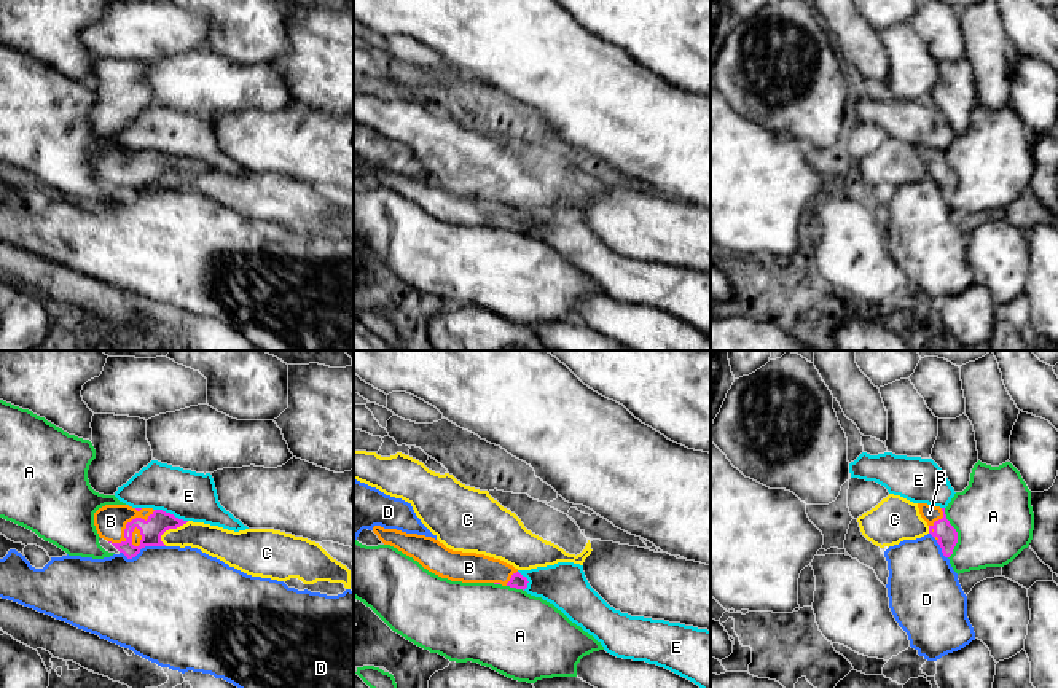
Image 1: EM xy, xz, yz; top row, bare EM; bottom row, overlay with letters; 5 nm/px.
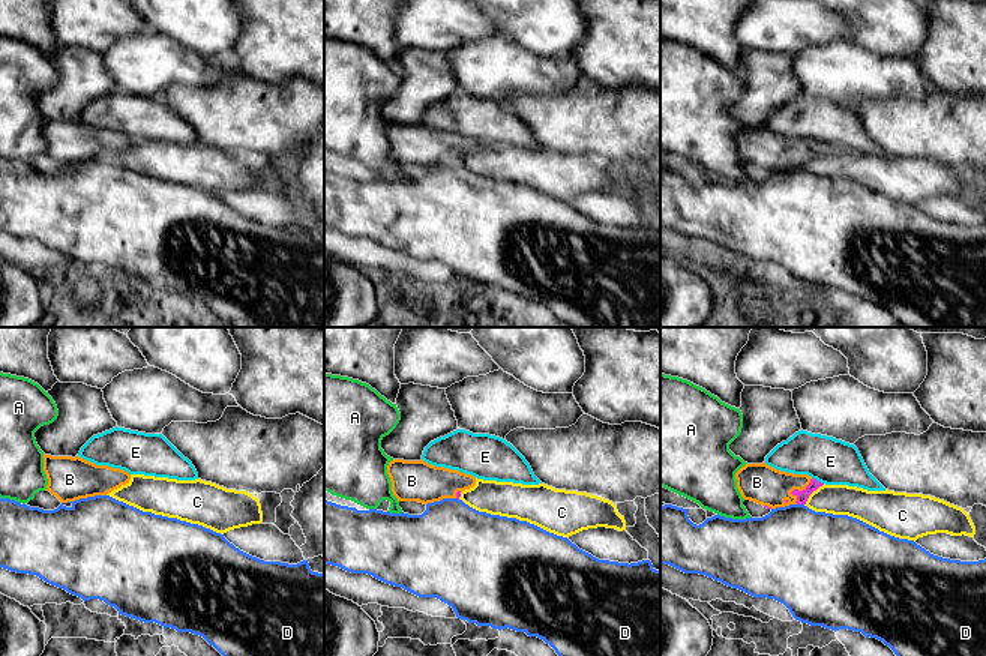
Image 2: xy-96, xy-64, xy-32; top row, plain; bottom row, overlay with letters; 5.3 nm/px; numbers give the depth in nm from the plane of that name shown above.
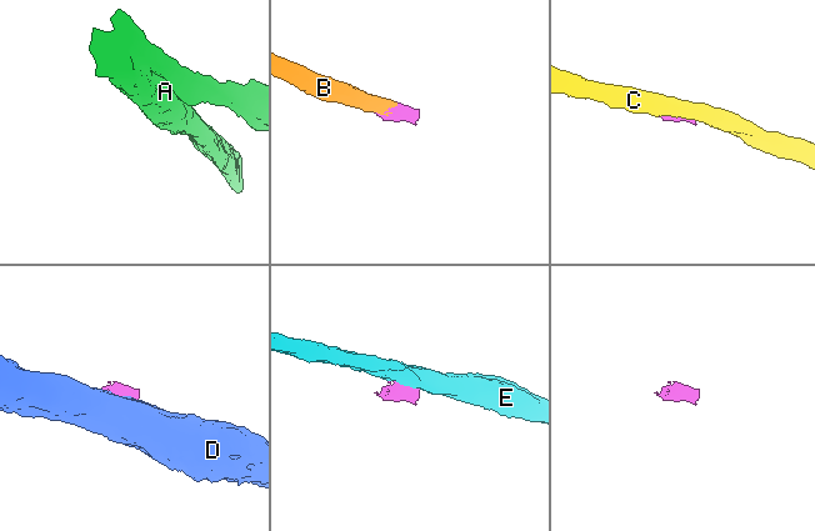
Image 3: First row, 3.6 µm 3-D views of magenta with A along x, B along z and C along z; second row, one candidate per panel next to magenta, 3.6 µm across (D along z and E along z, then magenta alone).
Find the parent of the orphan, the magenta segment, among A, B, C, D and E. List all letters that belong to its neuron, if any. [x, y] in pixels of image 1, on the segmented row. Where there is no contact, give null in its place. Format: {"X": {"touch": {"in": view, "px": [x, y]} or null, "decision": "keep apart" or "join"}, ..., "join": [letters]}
{"A": {"touch": {"in": "yz", "px": [956, 534]}, "decision": "keep apart"}, "B": {"touch": {"in": "xy", "px": [126, 526]}, "decision": "join"}, "C": {"touch": {"in": "xy", "px": [172, 527]}, "decision": "keep apart"}, "D": {"touch": {"in": "xy", "px": [142, 547]}, "decision": "keep apart"}, "E": {"touch": {"in": "xy", "px": [169, 513]}, "decision": "keep apart"}, "join": ["B"]}

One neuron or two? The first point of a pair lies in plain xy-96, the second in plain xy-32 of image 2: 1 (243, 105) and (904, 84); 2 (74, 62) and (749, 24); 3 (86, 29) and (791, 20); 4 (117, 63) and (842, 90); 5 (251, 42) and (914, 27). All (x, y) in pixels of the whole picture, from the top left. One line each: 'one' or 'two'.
1: two
2: two
3: one
4: one
5: two

